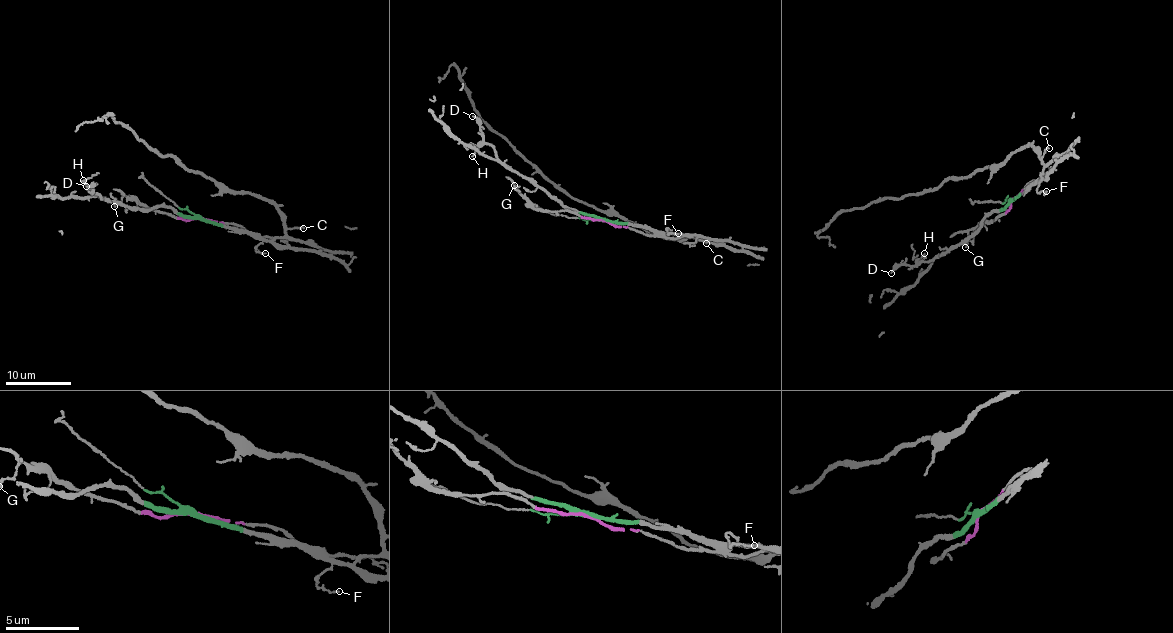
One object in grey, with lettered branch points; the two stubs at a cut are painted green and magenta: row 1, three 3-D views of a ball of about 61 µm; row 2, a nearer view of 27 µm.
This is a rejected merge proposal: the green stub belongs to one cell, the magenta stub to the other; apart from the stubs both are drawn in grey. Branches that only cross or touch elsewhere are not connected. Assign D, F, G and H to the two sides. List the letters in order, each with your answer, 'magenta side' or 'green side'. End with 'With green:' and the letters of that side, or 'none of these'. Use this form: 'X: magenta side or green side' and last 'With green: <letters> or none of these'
D: green side
F: green side
G: magenta side
H: green side
With green: D, F, H

